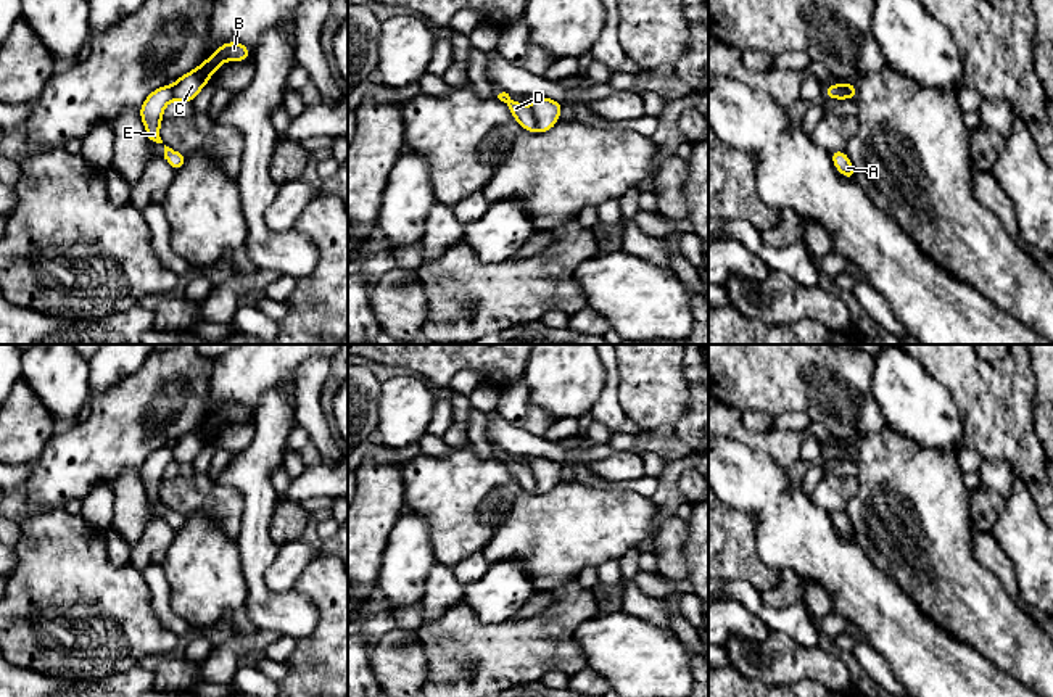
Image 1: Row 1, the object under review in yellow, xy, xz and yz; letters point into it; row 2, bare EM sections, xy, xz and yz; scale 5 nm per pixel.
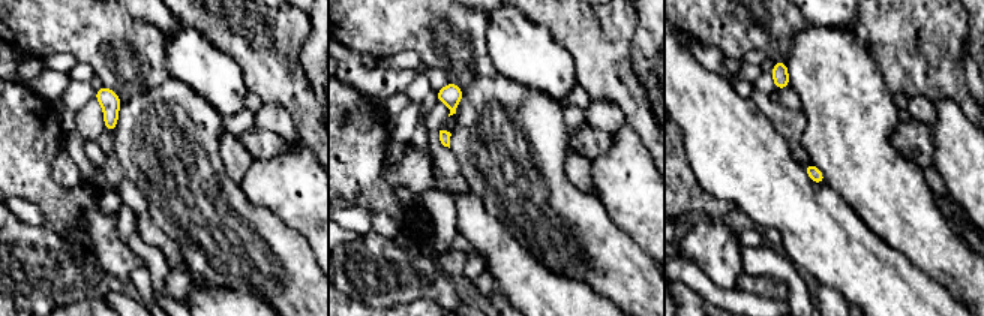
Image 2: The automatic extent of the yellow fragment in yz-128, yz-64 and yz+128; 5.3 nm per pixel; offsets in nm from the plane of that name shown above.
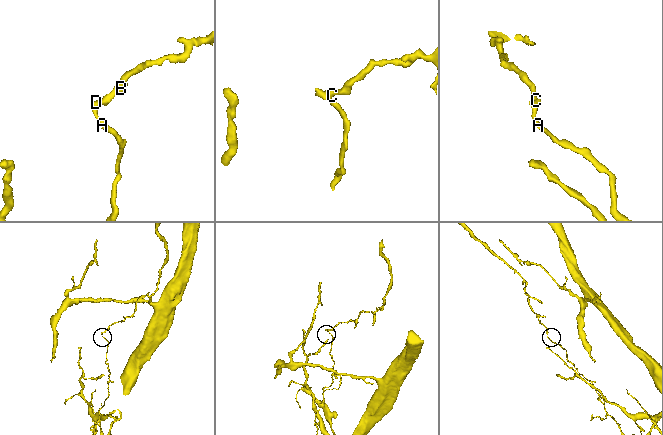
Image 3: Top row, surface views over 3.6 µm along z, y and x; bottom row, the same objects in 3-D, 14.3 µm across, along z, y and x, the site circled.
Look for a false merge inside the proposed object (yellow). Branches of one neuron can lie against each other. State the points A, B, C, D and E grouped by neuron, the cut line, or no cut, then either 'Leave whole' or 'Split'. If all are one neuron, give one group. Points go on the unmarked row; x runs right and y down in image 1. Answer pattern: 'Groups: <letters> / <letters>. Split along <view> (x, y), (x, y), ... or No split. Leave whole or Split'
Groups: A D E / B C. Split along xz (530, 470), (536, 491). Split

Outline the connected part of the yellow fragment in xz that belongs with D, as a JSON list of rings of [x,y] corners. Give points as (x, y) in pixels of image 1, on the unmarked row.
[[[502,452],[498,456],[501,462],[504,462],[514,480],[526,491],[526,493],[536,493],[536,480],[530,468],[523,467],[522,464],[512,460],[509,454]]]

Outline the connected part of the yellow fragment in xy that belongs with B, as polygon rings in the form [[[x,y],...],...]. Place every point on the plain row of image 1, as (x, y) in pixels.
[[[222,404],[206,422],[176,439],[174,460],[179,464],[193,462],[224,422],[245,422],[250,415],[251,412],[245,404]]]

